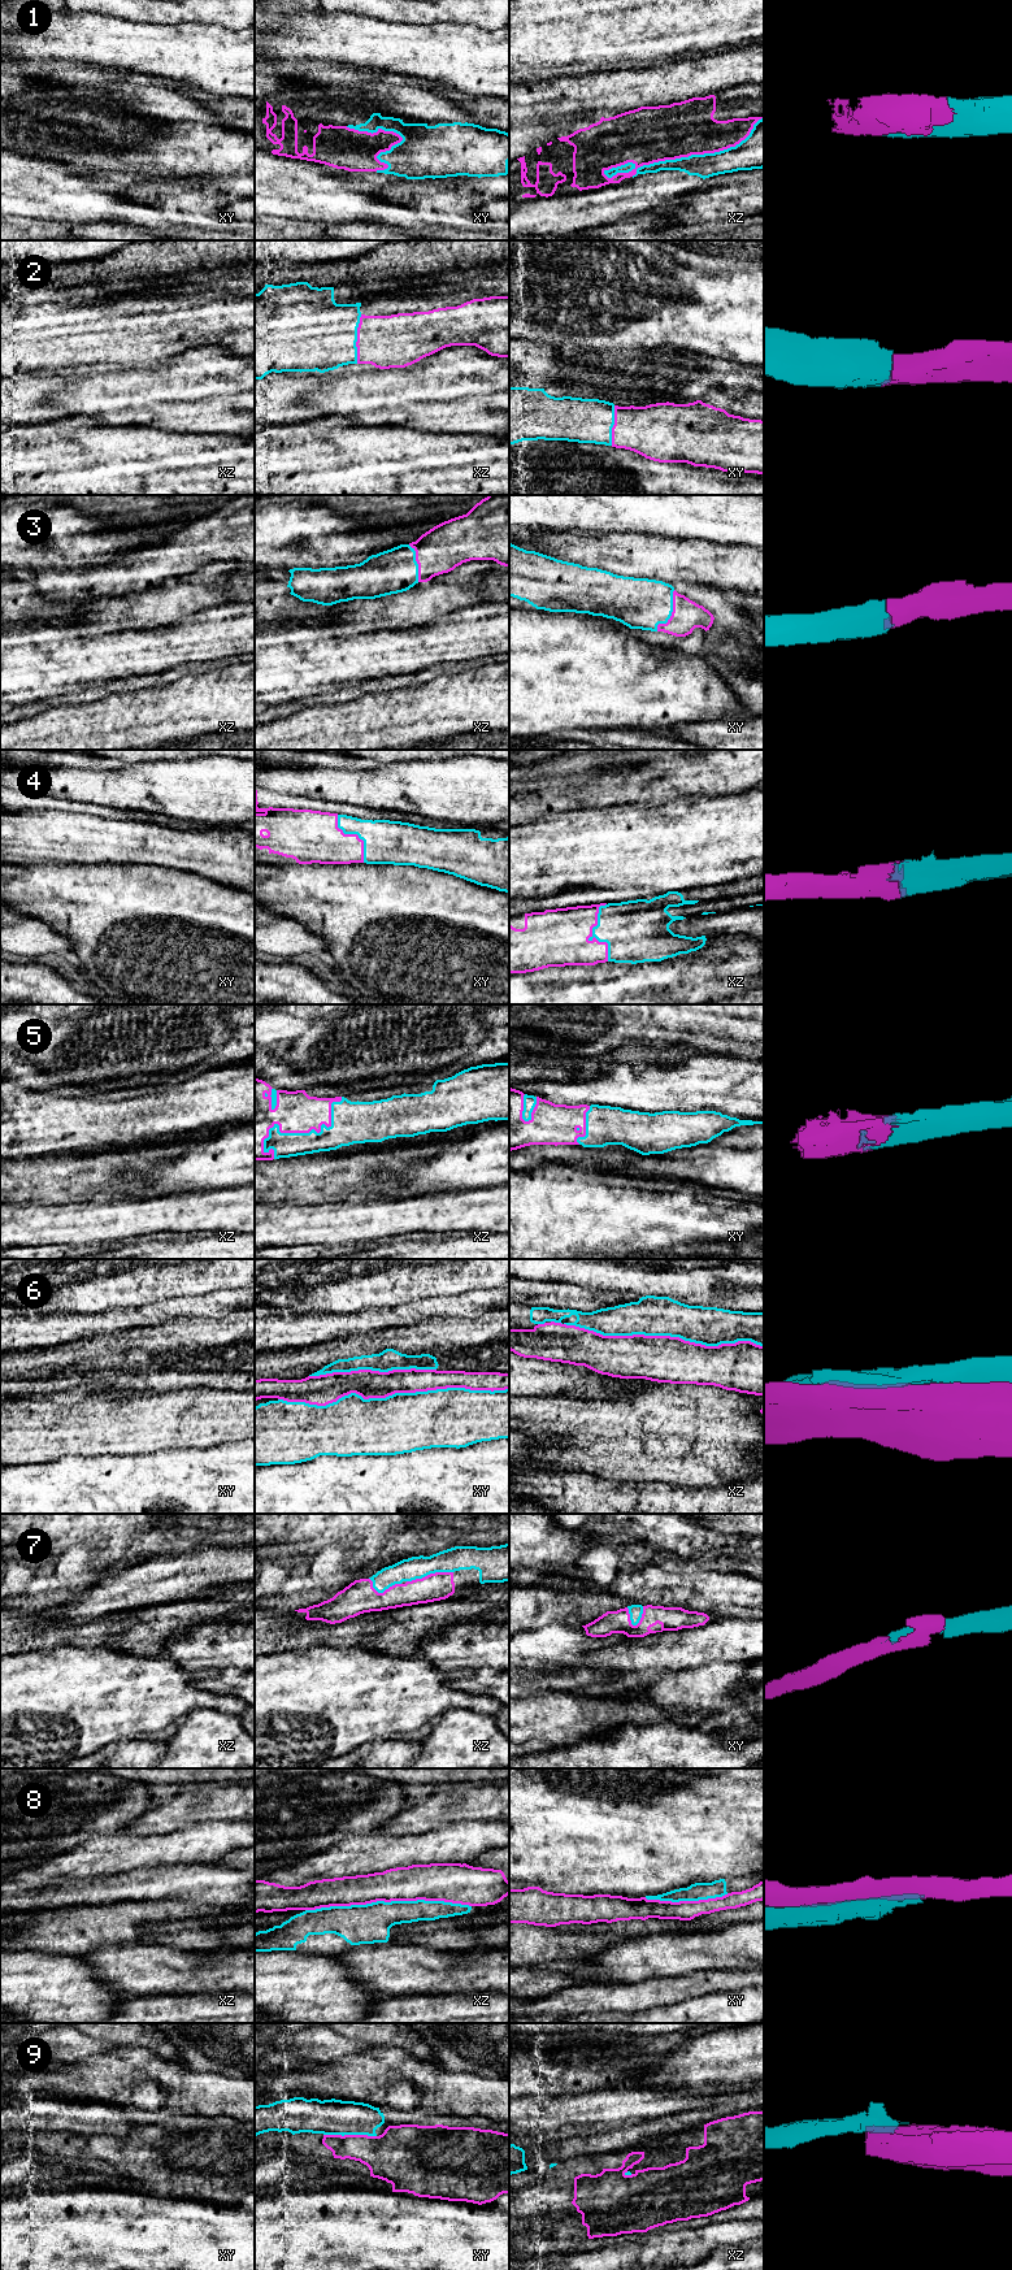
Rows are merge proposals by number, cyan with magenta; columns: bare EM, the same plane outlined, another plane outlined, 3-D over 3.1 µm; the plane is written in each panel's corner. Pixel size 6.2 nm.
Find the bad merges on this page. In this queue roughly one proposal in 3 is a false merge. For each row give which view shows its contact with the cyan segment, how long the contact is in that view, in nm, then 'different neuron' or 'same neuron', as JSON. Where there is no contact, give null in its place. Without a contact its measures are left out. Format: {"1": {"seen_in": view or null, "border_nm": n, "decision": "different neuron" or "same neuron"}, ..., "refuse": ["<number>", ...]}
{"1": {"seen_in": "xz", "border_nm": 1050, "decision": "same neuron"}, "2": {"seen_in": "xz", "border_nm": 300, "decision": "same neuron"}, "3": {"seen_in": "xy", "border_nm": 280, "decision": "same neuron"}, "4": {"seen_in": "xz", "border_nm": 360, "decision": "same neuron"}, "5": {"seen_in": "xz", "border_nm": 600, "decision": "same neuron"}, "6": {"seen_in": "xy", "border_nm": 1400, "decision": "different neuron"}, "7": {"seen_in": "xz", "border_nm": 300, "decision": "same neuron"}, "8": {"seen_in": "xz", "border_nm": 1000, "decision": "different neuron"}, "9": {"seen_in": "xy", "border_nm": 320, "decision": "different neuron"}, "refuse": ["6", "8", "9"]}

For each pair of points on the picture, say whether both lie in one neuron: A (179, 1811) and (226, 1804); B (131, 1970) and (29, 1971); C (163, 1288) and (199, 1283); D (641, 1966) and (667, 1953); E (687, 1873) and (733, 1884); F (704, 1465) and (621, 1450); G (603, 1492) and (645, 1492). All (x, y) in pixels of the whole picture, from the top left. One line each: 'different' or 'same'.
A: same
B: different
C: same
D: same
E: different
F: same
G: same

